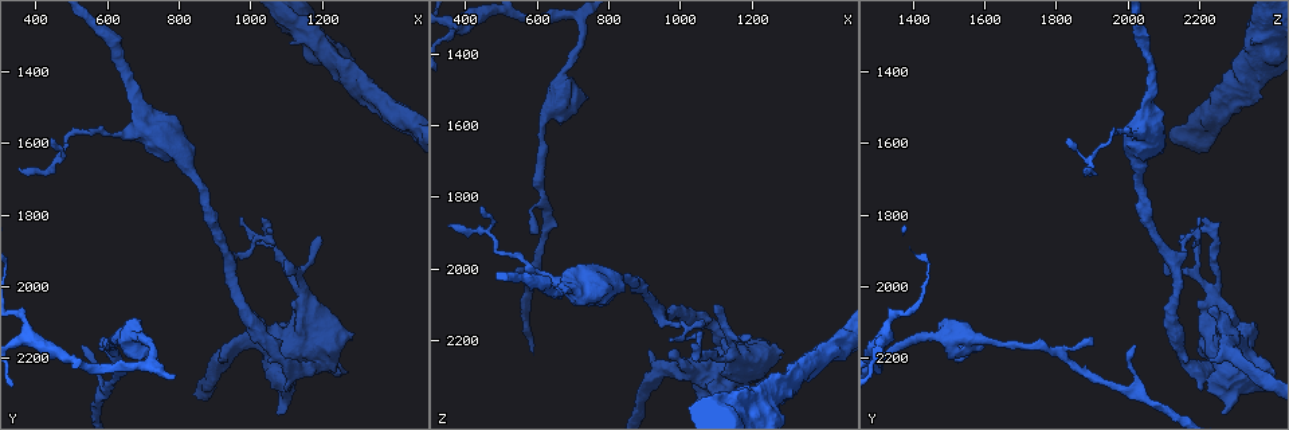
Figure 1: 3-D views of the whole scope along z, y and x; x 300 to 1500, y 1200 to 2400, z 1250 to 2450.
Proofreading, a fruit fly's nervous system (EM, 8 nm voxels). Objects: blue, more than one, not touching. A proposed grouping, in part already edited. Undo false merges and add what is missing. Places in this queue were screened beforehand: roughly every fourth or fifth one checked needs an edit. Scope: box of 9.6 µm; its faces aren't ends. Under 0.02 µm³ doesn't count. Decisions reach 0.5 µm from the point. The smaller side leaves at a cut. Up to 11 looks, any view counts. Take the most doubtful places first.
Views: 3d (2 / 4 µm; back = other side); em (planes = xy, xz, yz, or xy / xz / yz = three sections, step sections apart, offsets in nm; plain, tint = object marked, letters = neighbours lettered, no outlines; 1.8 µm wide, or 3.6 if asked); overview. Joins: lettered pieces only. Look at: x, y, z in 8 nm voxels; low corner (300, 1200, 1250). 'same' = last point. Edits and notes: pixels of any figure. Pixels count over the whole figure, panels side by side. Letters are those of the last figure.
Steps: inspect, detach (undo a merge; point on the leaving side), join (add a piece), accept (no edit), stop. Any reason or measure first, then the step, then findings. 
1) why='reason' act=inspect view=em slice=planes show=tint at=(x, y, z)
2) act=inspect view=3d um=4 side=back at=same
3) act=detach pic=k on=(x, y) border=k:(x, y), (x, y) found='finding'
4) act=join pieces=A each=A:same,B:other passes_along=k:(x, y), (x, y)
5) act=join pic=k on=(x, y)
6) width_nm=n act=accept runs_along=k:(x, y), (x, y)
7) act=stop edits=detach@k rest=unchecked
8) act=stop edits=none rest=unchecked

why='a fork' act=inspect view=em slice=xy step=4 show=letters at=(670, 2120, 1510)

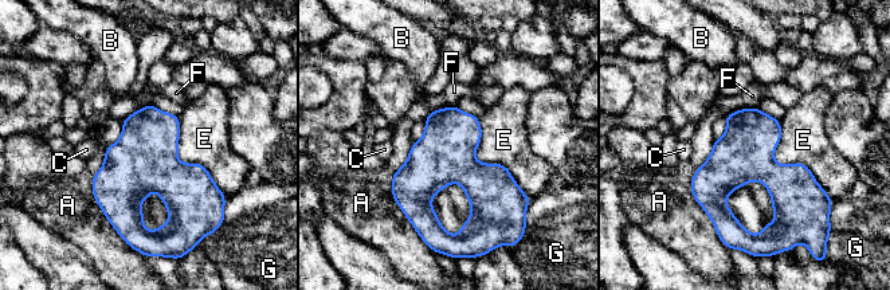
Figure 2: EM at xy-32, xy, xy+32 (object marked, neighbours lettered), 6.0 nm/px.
width_nm=340 act=accept each=A:other,B:other,C:other,E:other,F:other,G:other border=2:(478, 118), (475, 157), (528, 196) found='continuous, no second cell'

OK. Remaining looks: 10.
why='free end' act=inspect view=3d um=2 at=(920, 2200, 2230)

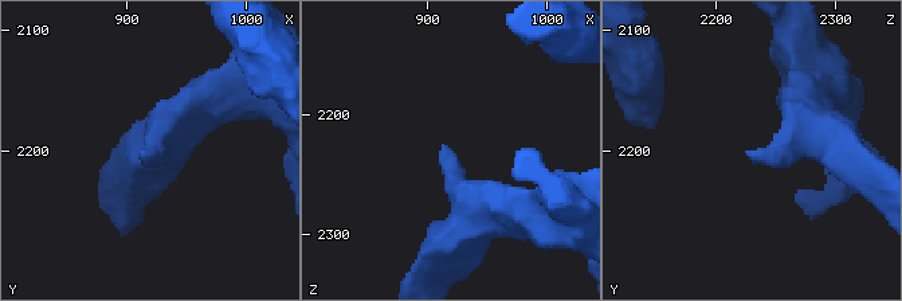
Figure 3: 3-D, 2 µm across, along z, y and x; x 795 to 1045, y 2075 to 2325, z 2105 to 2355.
act=inspect view=em slice=planes show=letters at=(916, 2200, 2230)

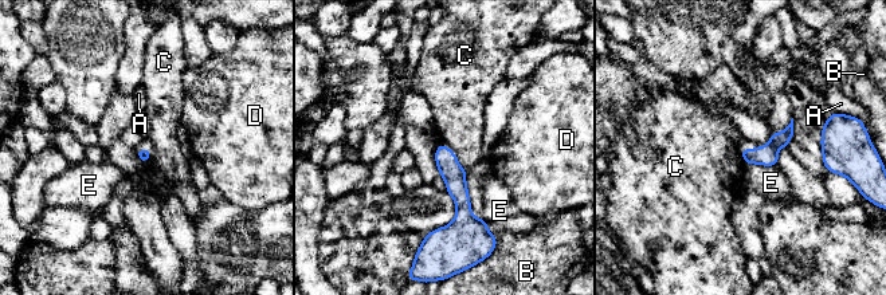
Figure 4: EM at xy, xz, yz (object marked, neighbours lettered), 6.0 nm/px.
act=accept each=A:other,B:other,C:other,D:other,E:other runs_along=4:(442, 146), (462, 199), (451, 229) found='none of them fits'

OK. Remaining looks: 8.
act=inspect view=3d um=2 at=(590, 2160, 1910)

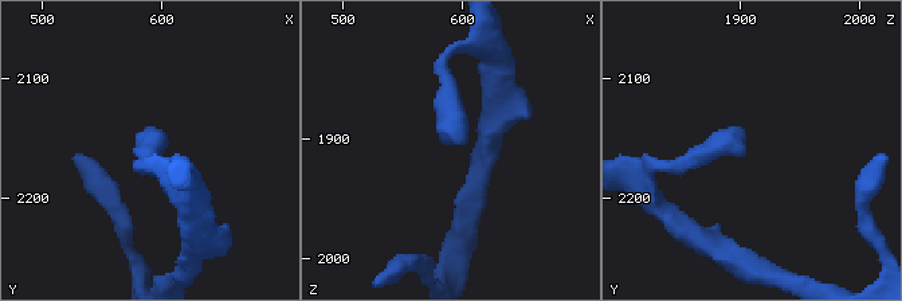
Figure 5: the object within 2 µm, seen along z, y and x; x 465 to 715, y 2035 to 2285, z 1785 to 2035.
why='now the EM' act=inspect view=em slice=xy step=8 show=letters at=(592, 2162, 1910)

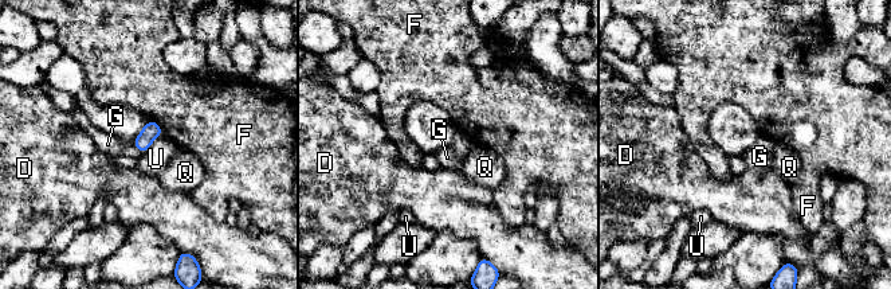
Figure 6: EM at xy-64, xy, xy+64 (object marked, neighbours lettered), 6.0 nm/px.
act=accept each=D:other,F:other,G:other,Q:other,U:other border=6:(133, 143), (142, 152) found='none of them fits'

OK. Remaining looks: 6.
why='branch stops here' act=inspect view=em slice=planes show=tint at=(1190, 1860, 2190)

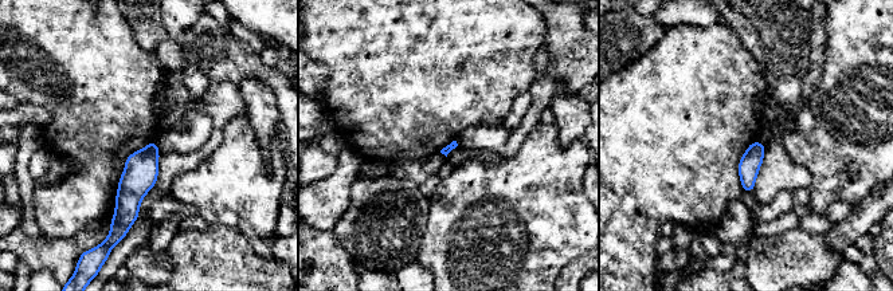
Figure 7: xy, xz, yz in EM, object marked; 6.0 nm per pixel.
act=inspect view=em slice=planes show=letters at=same

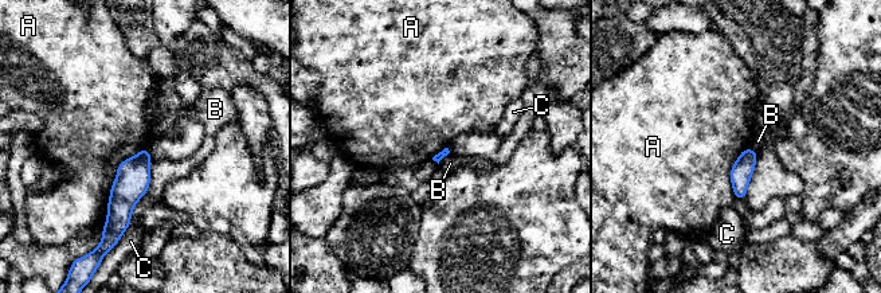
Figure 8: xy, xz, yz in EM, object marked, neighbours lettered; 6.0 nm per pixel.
act=accept each=A:other,B:other,C:other border=8:(147, 145), (118, 165), (102, 227) found='none of them fits'

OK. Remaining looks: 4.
act=stop edits=none rest=unchecked

